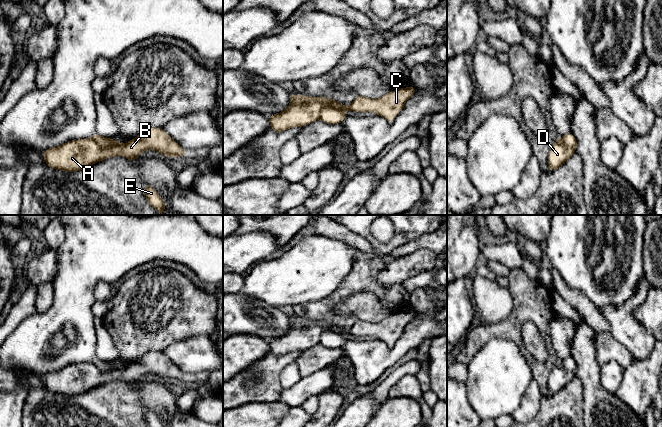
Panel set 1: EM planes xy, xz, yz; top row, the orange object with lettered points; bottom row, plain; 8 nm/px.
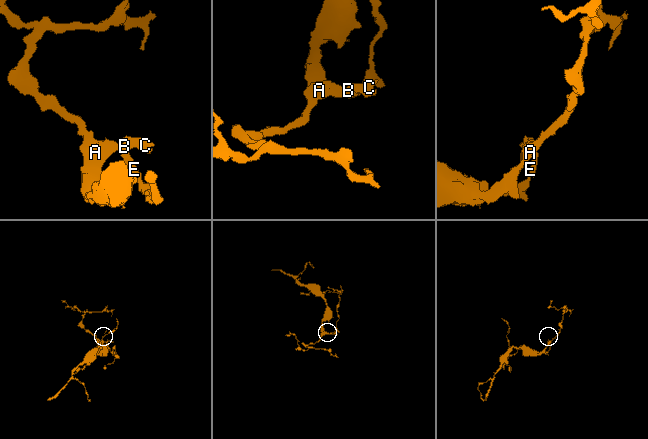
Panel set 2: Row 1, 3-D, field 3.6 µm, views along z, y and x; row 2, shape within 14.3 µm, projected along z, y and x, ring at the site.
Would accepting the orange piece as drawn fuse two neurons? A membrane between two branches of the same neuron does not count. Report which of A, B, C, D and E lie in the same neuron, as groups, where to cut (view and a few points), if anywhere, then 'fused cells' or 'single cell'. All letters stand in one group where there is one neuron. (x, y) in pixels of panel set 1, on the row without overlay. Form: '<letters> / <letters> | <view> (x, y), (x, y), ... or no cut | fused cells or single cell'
A B C D / E | xz (343, 335), (324, 331), (318, 342) | fused cells

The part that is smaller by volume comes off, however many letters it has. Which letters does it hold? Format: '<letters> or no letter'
E

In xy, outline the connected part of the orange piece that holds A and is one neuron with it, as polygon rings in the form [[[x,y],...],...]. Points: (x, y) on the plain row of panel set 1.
[[[148,352],[127,367],[117,365],[107,372],[100,371],[91,362],[84,362],[48,372],[42,378],[48,391],[75,396],[109,381],[138,381],[146,374],[155,374],[172,382],[187,380],[183,372],[162,352]]]

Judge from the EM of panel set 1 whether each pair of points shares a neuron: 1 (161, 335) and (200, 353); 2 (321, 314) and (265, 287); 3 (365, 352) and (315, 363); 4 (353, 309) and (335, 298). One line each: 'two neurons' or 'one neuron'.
1: two neurons
2: two neurons
3: two neurons
4: two neurons

